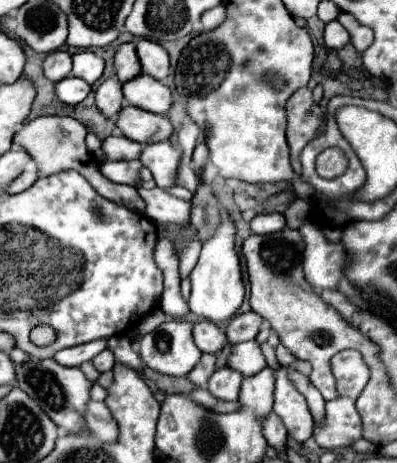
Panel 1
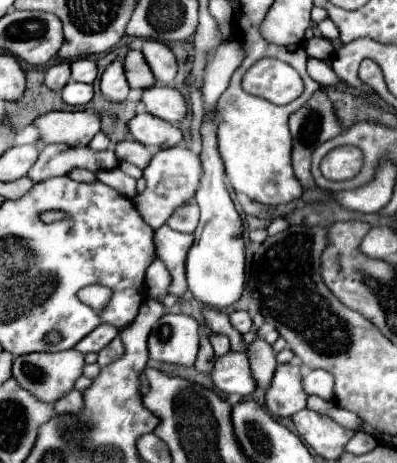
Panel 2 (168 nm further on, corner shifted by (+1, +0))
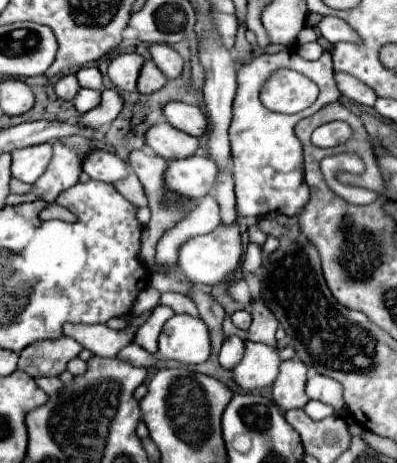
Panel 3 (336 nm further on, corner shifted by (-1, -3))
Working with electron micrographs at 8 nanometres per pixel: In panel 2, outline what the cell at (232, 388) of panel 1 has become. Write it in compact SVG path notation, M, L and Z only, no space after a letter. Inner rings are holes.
M228 352L226 356L216 358L212 380L214 386L226 396L230 394L250 396L256 390L256 382L252 378L246 352Z

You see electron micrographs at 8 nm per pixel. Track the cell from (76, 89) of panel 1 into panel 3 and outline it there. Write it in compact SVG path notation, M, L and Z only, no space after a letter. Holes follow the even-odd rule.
M80 89L78 95L76 95L76 99L74 99L74 105L76 105L78 113L90 111L98 103L100 103L100 91L96 91L96 89Z

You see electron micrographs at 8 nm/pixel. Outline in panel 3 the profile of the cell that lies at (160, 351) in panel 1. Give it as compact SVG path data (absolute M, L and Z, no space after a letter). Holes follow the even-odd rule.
M174 315L162 327L158 339L162 359L174 359L186 365L204 363L210 357L210 337L202 319L192 315Z

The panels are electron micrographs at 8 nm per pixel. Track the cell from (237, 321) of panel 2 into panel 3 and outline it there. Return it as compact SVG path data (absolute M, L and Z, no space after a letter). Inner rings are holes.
M236 311L232 313L232 323L238 327L238 329L248 329L250 323L252 323L252 315L248 311Z

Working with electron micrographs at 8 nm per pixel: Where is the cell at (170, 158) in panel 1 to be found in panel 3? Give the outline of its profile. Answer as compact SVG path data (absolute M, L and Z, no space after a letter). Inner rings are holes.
M192 155L188 159L168 161L164 173L164 187L186 199L202 199L214 189L218 167L210 157Z

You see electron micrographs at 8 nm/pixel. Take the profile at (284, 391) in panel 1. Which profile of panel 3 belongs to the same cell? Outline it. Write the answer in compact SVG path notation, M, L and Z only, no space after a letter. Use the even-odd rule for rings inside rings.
M300 359L282 361L280 373L274 381L274 403L284 409L300 409L308 403L308 395L304 393L304 381L306 381L306 365Z

